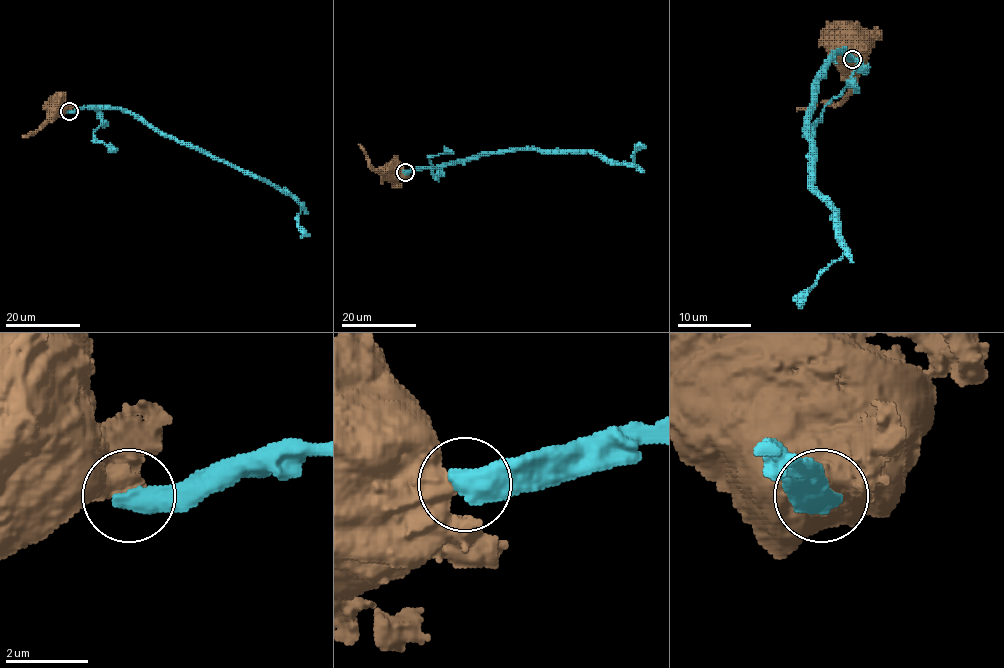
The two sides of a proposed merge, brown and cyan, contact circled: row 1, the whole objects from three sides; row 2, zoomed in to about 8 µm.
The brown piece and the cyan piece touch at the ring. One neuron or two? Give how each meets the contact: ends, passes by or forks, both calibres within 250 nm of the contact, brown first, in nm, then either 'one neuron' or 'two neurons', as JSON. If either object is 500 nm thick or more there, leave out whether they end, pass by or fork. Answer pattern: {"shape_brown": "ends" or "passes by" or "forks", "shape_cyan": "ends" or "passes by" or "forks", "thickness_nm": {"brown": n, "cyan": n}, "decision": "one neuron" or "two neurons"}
{"thickness_nm": {"brown": 650, "cyan": 650}, "decision": "two neurons"}

